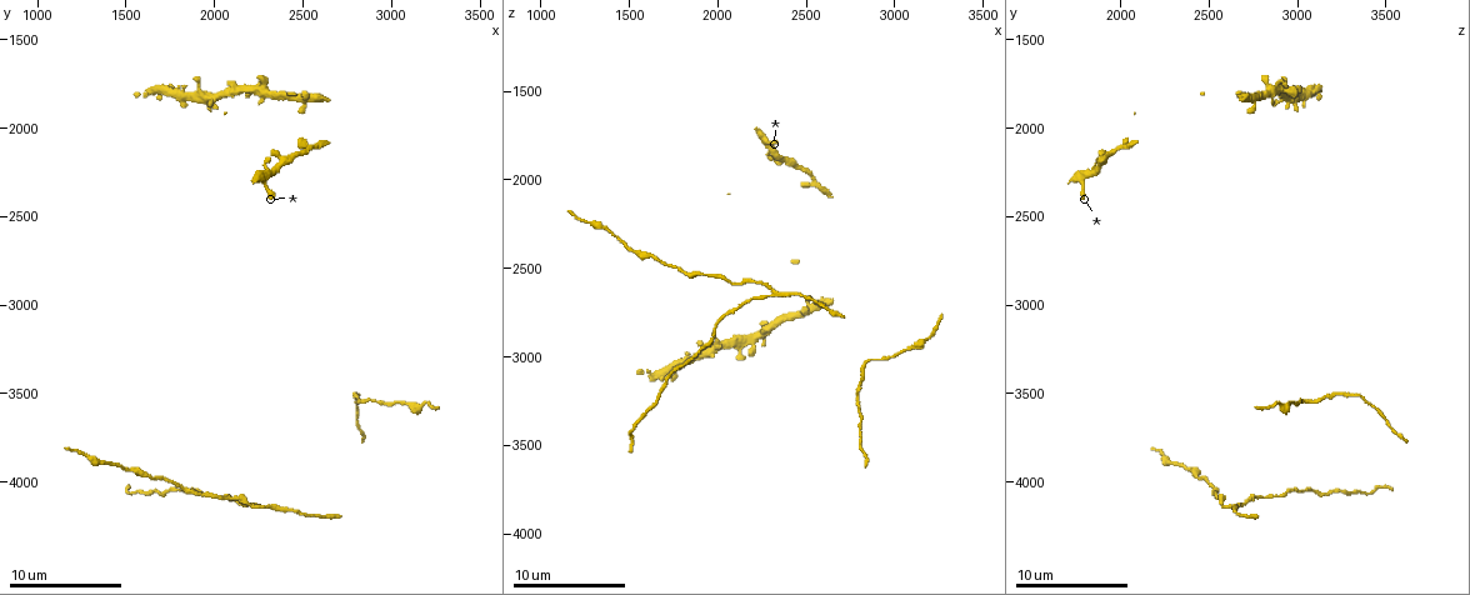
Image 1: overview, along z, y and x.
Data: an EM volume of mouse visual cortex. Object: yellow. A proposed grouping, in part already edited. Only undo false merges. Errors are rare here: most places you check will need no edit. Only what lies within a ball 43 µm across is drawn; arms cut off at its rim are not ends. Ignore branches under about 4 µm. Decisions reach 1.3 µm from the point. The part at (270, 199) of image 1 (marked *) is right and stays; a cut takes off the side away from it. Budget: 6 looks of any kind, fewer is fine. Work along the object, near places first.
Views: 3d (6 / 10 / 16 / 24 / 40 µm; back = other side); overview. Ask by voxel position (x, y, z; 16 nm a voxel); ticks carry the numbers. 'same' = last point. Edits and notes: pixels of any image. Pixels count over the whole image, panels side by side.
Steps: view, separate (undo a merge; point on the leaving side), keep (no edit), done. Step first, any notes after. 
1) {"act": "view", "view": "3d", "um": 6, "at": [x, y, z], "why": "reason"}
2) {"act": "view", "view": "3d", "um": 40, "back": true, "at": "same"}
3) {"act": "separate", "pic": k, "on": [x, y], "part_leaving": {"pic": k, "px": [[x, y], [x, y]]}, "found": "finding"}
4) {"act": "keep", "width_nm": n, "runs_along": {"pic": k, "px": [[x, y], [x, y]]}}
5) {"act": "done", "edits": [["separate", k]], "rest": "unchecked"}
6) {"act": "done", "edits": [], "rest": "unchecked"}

{"act": "view", "view": "3d", "um": 16, "at": [2800, 3520, 3220]}

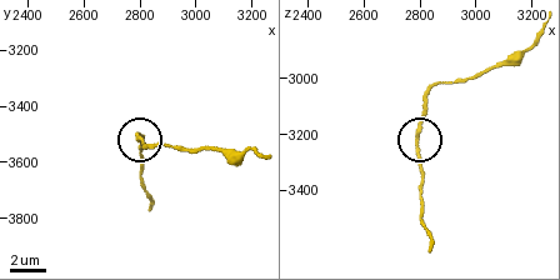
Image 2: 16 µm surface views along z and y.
{"act": "keep", "found": "continuous, no second neuron"}

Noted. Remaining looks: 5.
{"act": "view", "view": "3d", "um": 10, "at": [2020, 4100, 2780]}

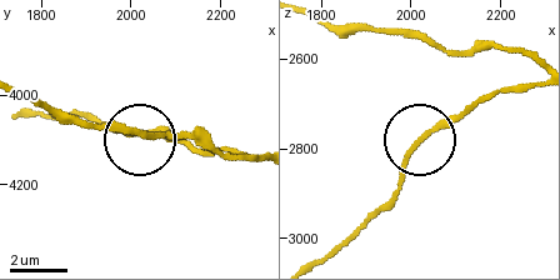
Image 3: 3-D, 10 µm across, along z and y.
{"act": "keep", "runs_along": {"pic": 3, "px": [[539, 84], [481, 98], [431, 129], [390, 205]]}, "found": "one neuron here"}

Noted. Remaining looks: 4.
{"act": "view", "view": "3d", "um": 10, "at": [1920, 4060, 2520], "why": "thin neck"}

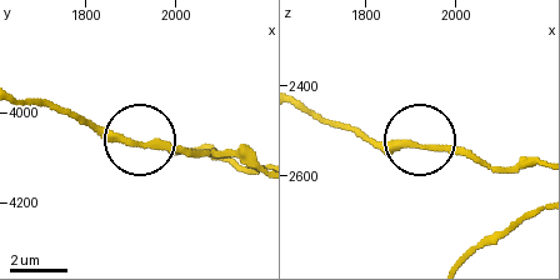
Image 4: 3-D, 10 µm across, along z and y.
{"act": "keep", "width_nm": 230, "found": "all the same neuron"}

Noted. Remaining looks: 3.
{"act": "done", "edits": [], "rest": "unchecked"}

